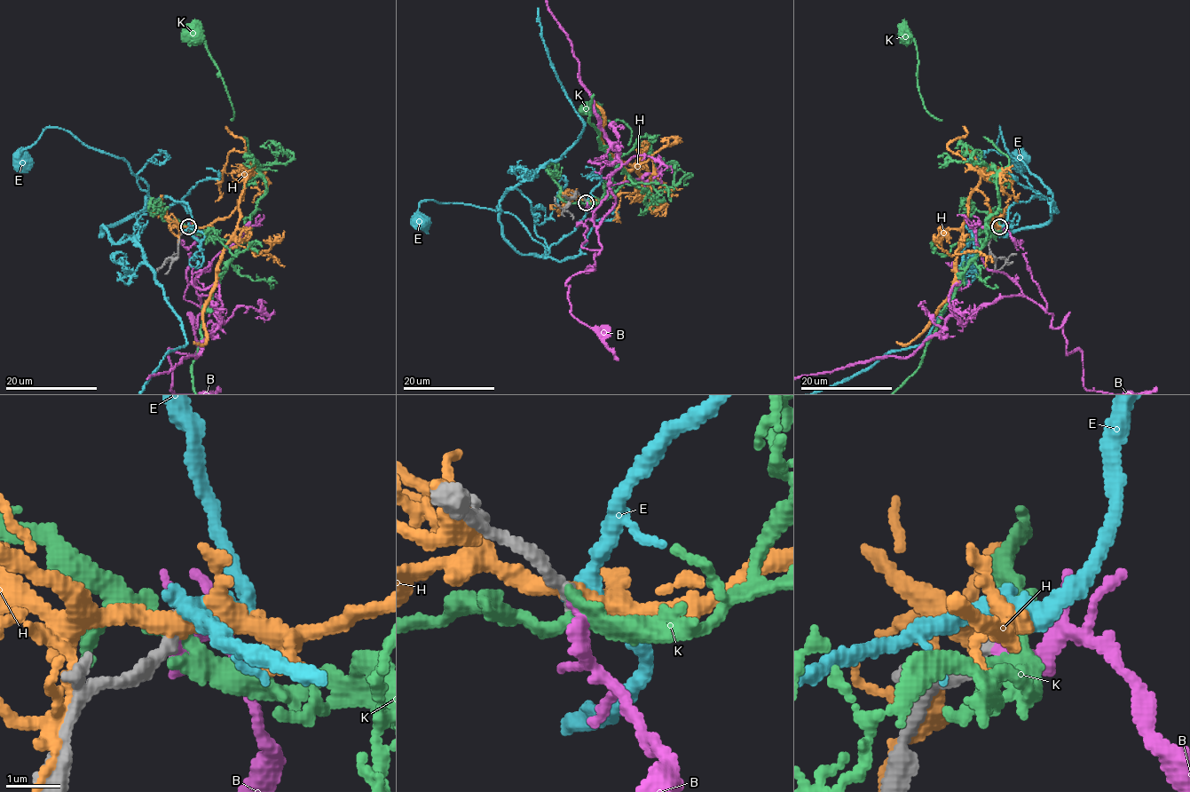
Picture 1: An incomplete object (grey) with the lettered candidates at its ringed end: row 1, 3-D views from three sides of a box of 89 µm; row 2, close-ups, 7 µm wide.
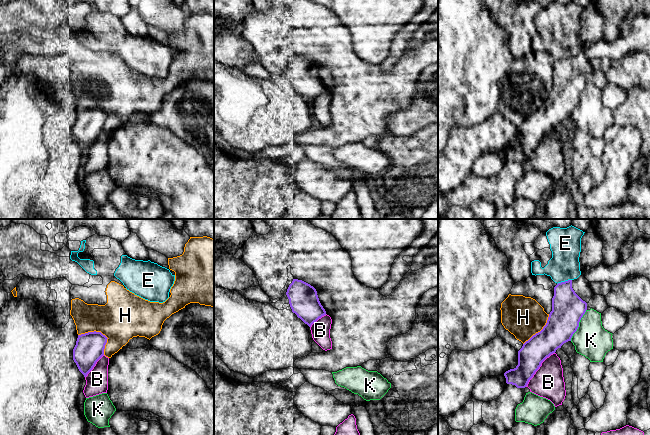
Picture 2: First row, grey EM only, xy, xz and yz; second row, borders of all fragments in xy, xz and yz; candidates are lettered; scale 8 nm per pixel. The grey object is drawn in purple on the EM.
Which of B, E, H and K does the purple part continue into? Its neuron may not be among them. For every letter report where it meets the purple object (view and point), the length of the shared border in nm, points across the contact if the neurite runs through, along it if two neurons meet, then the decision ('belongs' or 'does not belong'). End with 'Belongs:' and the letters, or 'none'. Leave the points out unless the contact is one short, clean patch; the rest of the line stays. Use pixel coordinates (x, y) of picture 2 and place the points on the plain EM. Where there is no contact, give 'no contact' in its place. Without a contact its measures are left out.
B: meets purple in yz at (538, 144); contact 360 nm long; border along yz (554, 128), (541, 139), (525, 162); does not belong
E: meets purple in yz at (565, 57); contact 130 nm long; border along yz (571, 55), (557, 60); does not belong
H: meets purple in xy at (100, 108); contact 280 nm long; does not belong
K: meets purple in yz at (578, 101); contact 280 nm long; border along yz (586, 85), (577, 106), (570, 116); does not belong
Belongs: none

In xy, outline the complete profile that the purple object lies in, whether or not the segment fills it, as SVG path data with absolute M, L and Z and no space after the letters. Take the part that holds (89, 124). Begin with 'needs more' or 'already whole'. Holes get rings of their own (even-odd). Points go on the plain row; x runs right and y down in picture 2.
already whole; M96 107L78 111L73 125L73 136L84 153L104 131L107 115L101 108Z

